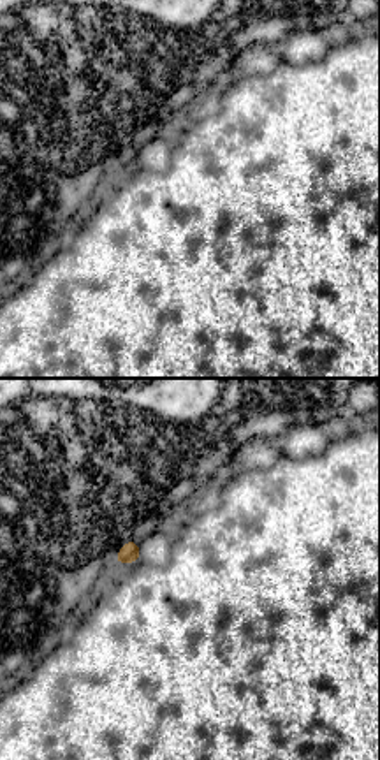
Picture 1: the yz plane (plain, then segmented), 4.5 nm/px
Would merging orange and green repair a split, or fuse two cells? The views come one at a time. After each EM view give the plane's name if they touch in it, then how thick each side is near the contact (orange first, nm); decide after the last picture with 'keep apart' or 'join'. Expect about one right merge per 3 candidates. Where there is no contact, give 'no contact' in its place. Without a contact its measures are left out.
no contact

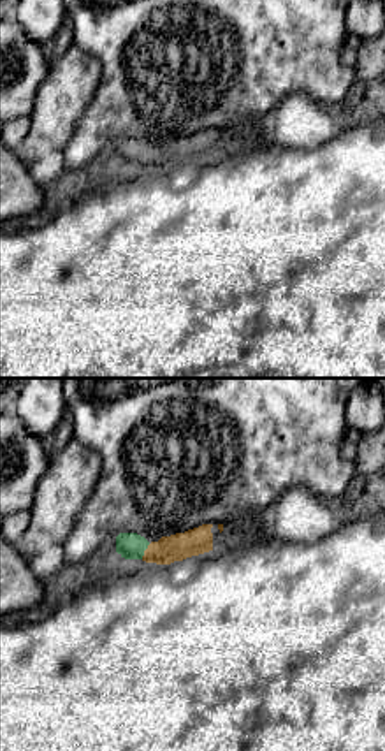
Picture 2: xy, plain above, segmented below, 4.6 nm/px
xy | 130/120 nm

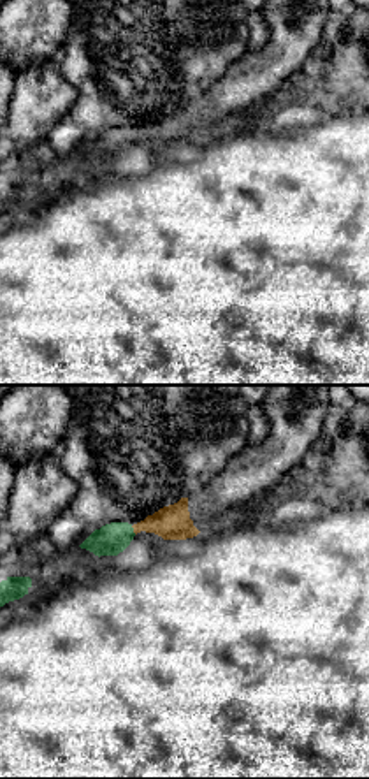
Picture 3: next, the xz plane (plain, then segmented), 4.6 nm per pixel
xz | 160/140 nm

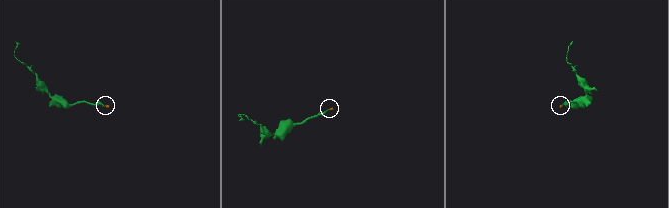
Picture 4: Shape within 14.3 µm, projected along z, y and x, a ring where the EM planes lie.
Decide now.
join

